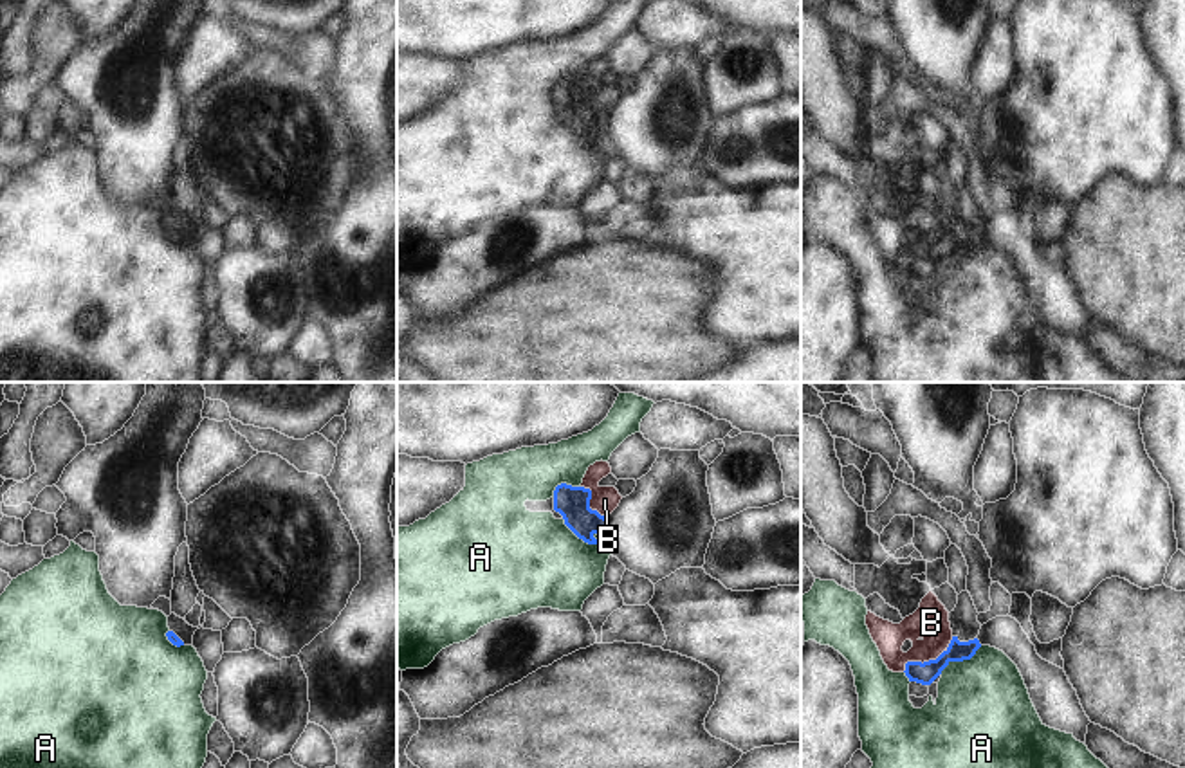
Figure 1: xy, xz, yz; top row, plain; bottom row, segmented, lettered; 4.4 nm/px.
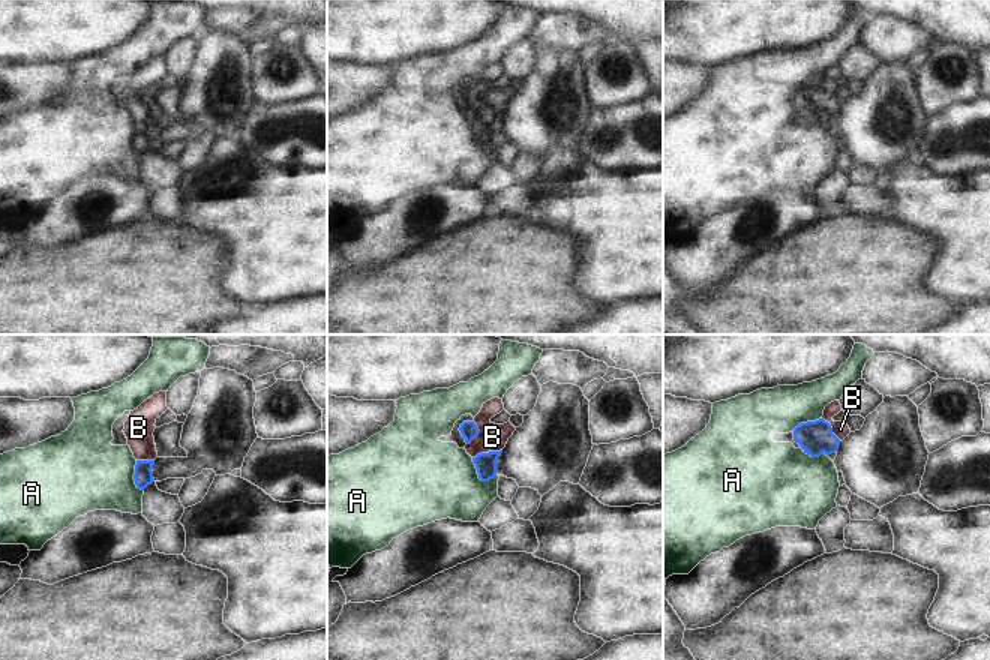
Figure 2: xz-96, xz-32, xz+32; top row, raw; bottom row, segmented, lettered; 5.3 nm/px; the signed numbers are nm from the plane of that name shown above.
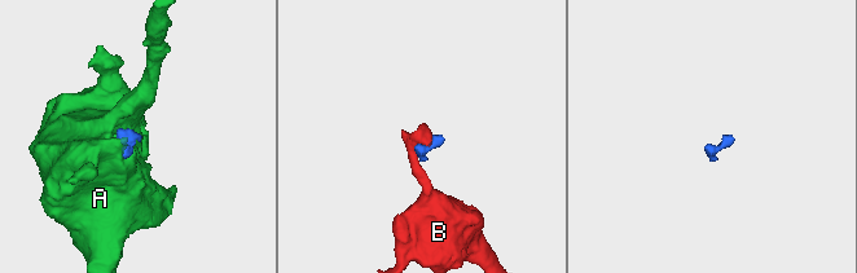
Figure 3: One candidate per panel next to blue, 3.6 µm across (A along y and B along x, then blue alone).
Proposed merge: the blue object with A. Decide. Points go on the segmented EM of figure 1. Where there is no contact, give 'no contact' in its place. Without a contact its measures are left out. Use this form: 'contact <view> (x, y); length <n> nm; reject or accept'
contact xz (579, 538); length 200 nm; accept

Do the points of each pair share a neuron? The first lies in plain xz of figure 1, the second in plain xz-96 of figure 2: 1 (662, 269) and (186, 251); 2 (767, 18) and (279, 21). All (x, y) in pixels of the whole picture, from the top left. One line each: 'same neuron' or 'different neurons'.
1: same neuron
2: different neurons

